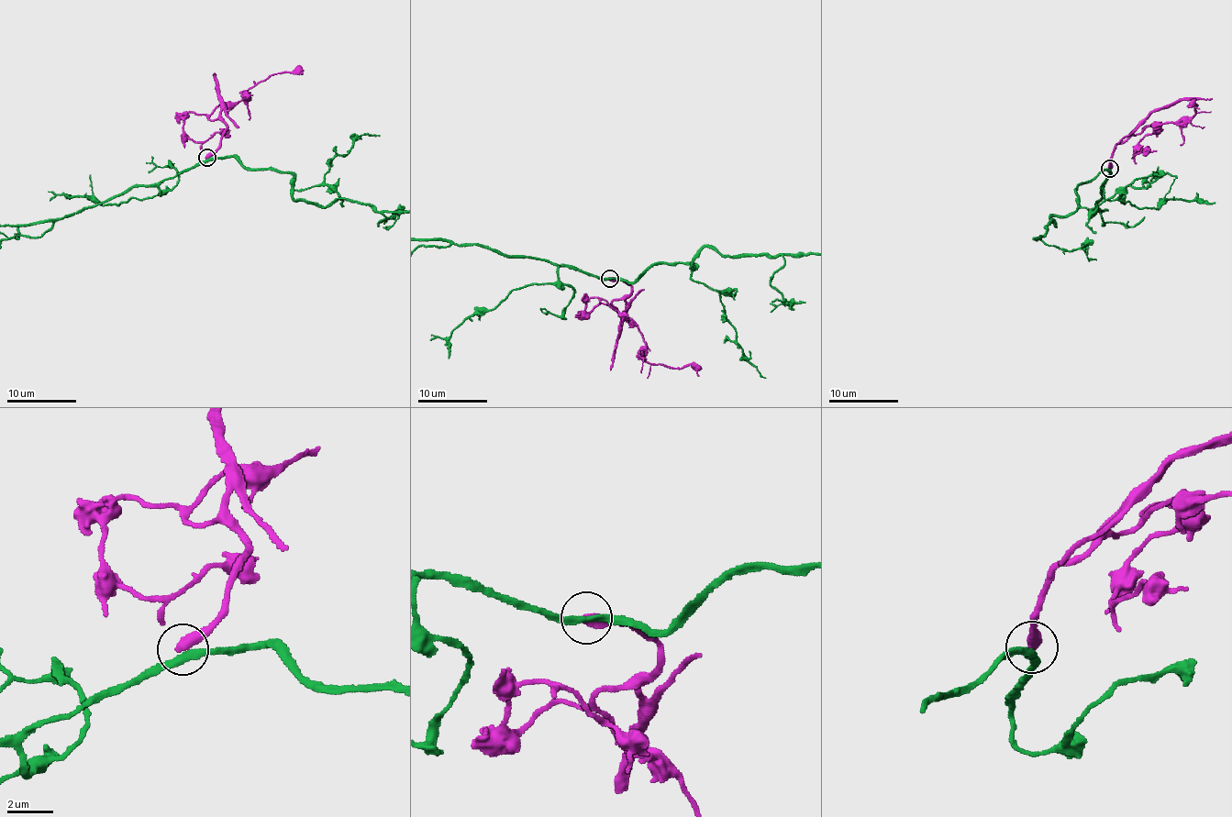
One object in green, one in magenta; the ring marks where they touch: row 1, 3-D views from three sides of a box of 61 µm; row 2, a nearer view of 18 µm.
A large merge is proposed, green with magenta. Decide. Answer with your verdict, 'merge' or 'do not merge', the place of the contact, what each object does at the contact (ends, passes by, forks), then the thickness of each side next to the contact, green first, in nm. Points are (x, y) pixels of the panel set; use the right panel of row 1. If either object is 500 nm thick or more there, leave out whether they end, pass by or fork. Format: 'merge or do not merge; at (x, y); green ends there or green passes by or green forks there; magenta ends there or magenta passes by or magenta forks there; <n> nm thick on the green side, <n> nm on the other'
do not merge; at (1109, 169); green passes by; magenta ends there; 280 nm thick on the green side, 480 nm on the other

